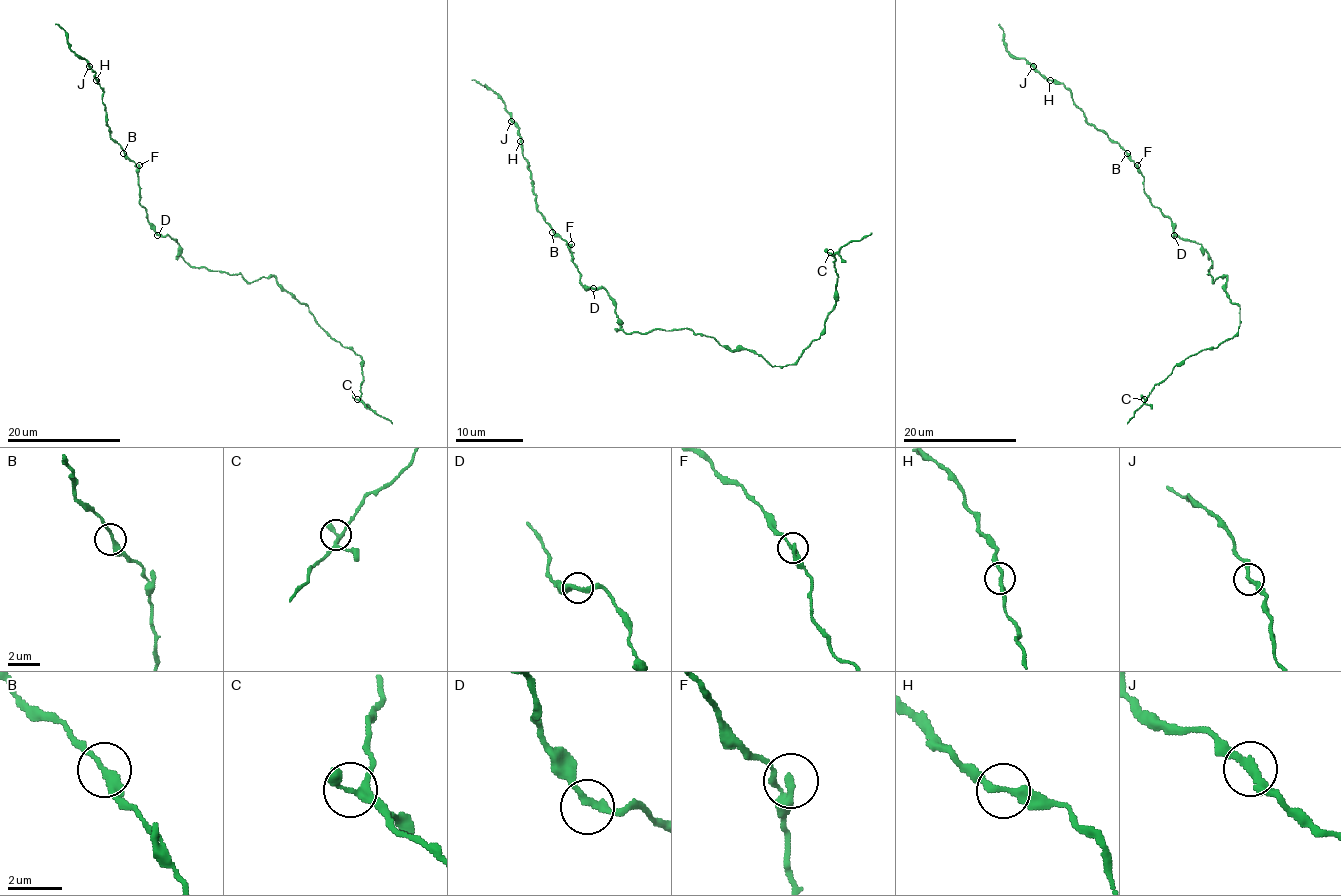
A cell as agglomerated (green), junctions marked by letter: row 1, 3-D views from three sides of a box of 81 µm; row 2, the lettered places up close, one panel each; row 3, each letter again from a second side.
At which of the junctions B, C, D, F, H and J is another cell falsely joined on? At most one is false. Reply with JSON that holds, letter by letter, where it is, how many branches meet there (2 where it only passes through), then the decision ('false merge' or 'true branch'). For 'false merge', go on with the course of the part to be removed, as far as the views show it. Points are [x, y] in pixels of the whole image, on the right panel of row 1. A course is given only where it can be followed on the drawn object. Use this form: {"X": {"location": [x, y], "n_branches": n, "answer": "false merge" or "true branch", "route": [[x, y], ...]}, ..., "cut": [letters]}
{"B": {"location": [1127, 153], "n_branches": 2, "answer": "true branch"}, "C": {"location": [1144, 399], "n_branches": 2, "answer": "true branch"}, "D": {"location": [1174, 235], "n_branches": 2, "answer": "true branch"}, "F": {"location": [1137, 165], "n_branches": 2, "answer": "true branch"}, "H": {"location": [1050, 80], "n_branches": 2, "answer": "true branch"}, "J": {"location": [1033, 66], "n_branches": 2, "answer": "true branch"}, "cut": []}

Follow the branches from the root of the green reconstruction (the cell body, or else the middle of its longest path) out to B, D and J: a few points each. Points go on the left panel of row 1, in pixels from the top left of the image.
B: (180, 252), (179, 244), (167, 235), (160, 235), (146, 218), (146, 210), (139, 203), (137, 165), (123, 153)
D: (180, 252), (180, 245), (173, 238), (157, 235)
J: (180, 252), (179, 244), (160, 235), (146, 218), (139, 203), (137, 165), (110, 137), (102, 87), (89, 66)

